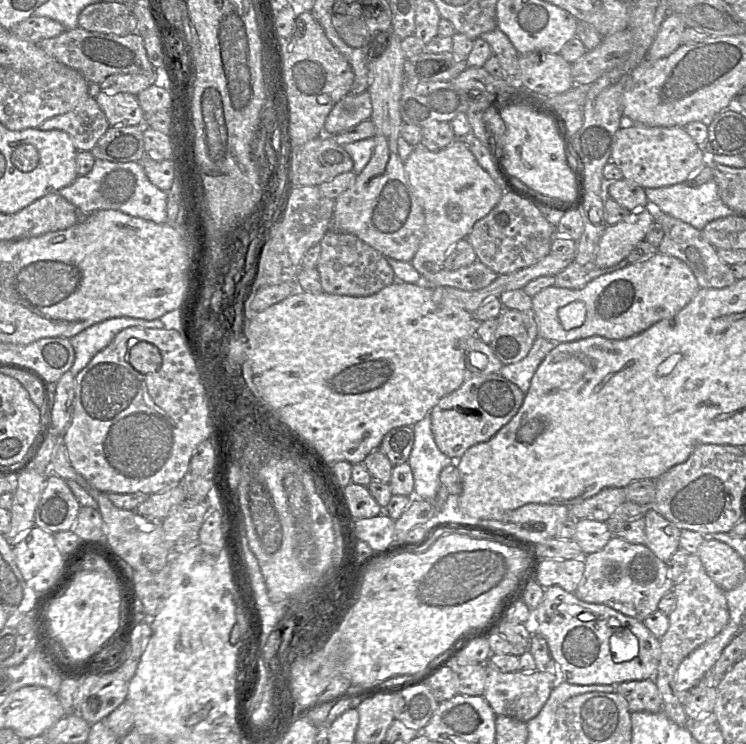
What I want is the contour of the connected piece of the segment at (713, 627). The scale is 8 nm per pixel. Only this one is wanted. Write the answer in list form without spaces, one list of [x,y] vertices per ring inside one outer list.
[[[689,554],[686,569],[672,591],[676,597],[676,607],[668,616],[669,628],[660,639],[661,658],[654,682],[662,696],[662,712],[672,722],[684,727],[687,724],[687,716],[683,709],[683,695],[676,691],[676,670],[689,654],[715,637],[727,625],[729,611],[725,592],[708,576],[697,555]]]

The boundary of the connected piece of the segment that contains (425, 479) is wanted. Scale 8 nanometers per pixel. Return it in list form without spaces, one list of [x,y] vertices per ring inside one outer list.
[[[430,411],[413,425],[413,429],[414,444],[407,462],[414,476],[414,496],[428,500],[434,506],[440,486],[440,472],[455,460],[445,455],[436,445]]]

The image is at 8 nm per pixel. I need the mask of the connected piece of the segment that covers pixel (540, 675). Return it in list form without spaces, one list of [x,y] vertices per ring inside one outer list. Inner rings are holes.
[[[489,661],[485,663],[486,681],[483,697],[497,716],[503,715],[515,718],[524,723],[534,718],[548,700],[550,693],[557,683],[557,676],[546,672],[503,673],[493,668]]]

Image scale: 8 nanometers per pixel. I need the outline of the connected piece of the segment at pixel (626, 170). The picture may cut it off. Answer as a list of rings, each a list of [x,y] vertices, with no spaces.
[[[627,122],[616,132],[611,161],[622,171],[624,178],[643,188],[659,188],[684,183],[706,162],[708,156],[684,127],[650,127]]]

